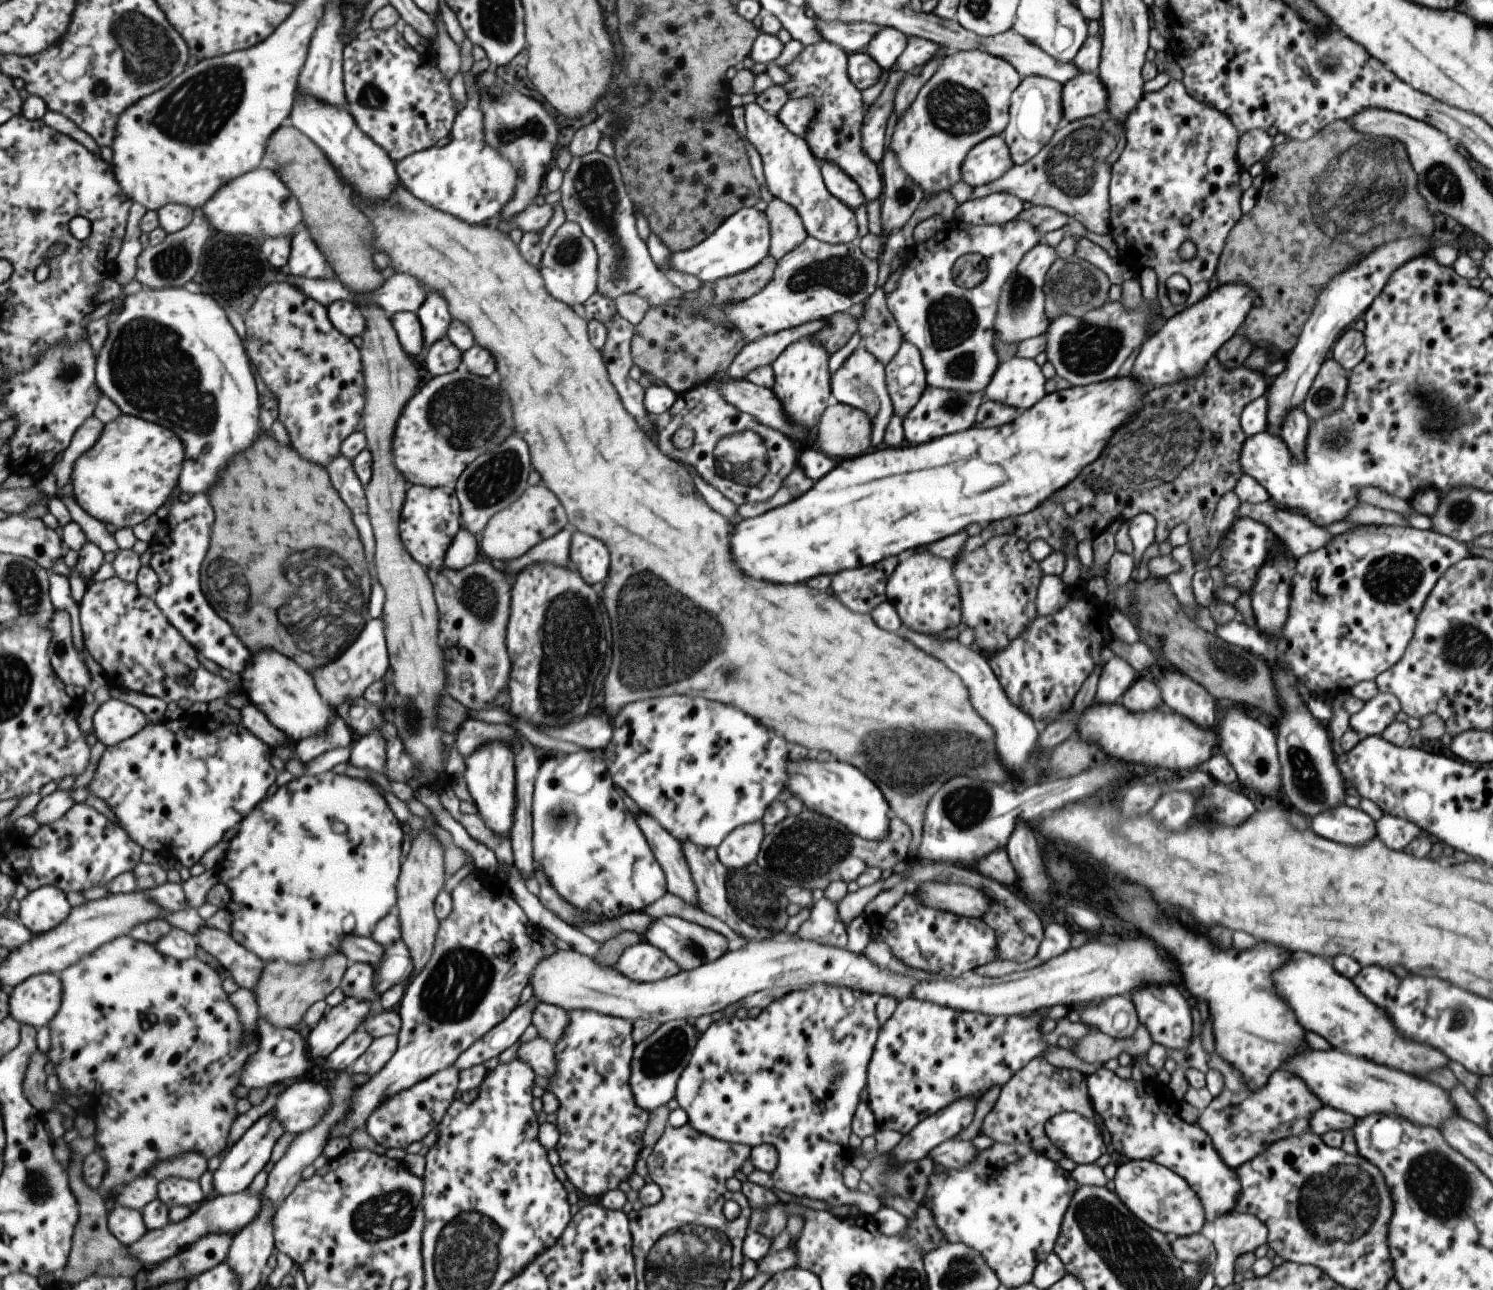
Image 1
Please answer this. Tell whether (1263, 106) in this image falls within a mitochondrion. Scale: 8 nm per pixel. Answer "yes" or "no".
no

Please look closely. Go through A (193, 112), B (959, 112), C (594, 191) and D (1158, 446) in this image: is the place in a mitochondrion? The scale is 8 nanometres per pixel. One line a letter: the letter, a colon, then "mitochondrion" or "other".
A: mitochondrion
B: mitochondrion
C: mitochondrion
D: mitochondrion

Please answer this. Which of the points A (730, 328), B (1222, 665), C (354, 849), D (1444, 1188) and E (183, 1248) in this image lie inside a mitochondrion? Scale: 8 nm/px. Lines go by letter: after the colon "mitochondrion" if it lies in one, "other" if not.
A: other
B: mitochondrion
C: other
D: mitochondrion
E: other

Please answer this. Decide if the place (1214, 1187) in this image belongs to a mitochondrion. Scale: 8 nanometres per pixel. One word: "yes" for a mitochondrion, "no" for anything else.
yes

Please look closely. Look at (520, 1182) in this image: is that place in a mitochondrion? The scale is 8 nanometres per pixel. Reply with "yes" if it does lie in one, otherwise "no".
no

